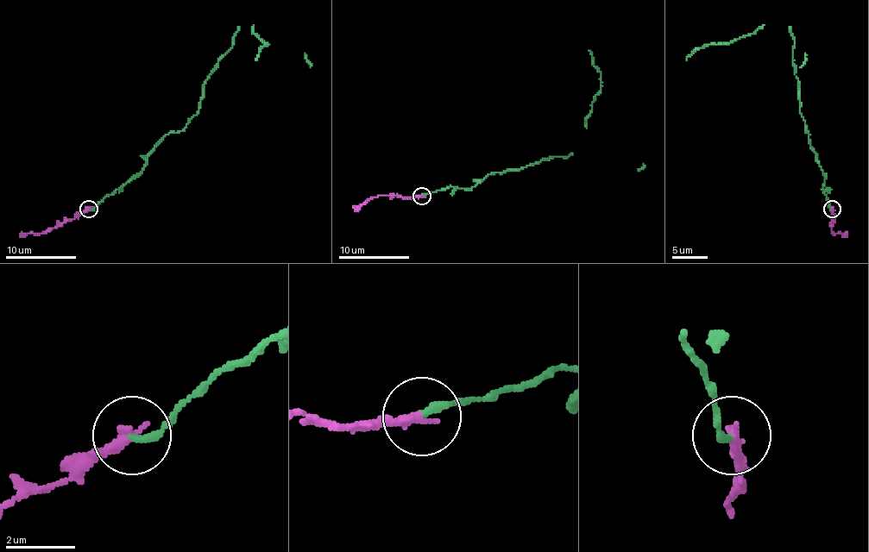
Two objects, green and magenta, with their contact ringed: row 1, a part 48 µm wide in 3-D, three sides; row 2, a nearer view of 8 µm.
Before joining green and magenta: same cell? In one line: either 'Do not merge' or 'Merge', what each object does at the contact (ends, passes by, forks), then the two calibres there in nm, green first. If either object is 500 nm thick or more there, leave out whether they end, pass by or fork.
Do not merge. At the ring green ends. At the ring magenta ends. Thickness 220 nm (green) against 300 nm

